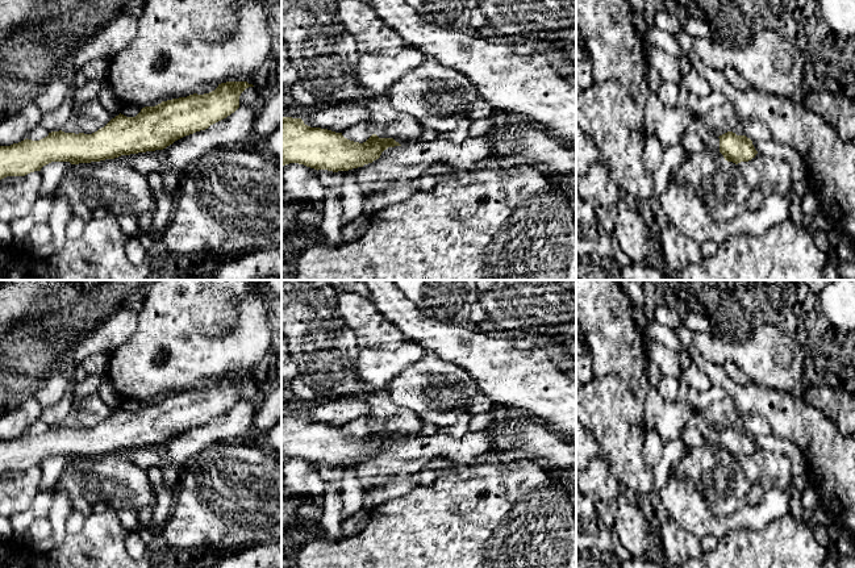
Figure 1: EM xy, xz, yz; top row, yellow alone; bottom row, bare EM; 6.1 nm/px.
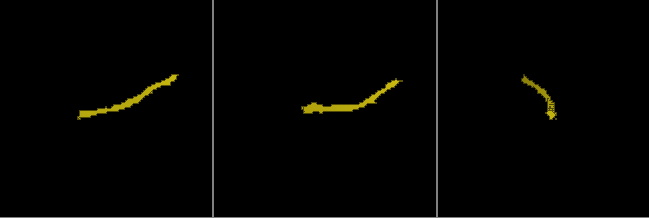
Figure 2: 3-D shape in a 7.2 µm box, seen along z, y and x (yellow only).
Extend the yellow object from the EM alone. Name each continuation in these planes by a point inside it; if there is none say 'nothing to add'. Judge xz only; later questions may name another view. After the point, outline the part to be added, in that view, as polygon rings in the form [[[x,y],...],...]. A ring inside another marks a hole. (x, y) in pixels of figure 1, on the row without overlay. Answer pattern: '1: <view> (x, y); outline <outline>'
nothing to add

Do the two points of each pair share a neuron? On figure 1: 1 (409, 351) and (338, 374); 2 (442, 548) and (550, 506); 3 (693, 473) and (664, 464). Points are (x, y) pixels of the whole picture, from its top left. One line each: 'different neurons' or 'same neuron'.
1: different neurons
2: same neuron
3: different neurons

